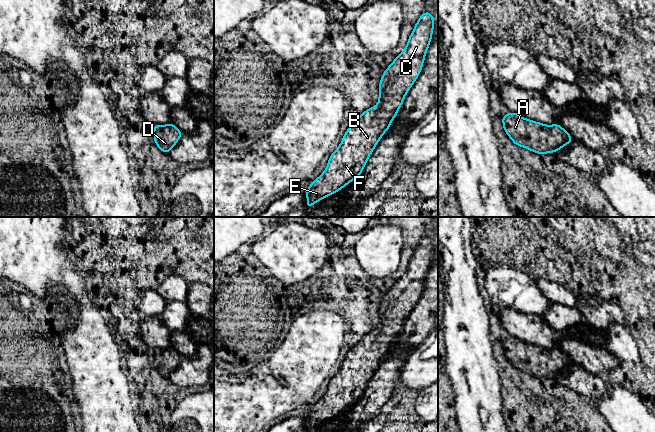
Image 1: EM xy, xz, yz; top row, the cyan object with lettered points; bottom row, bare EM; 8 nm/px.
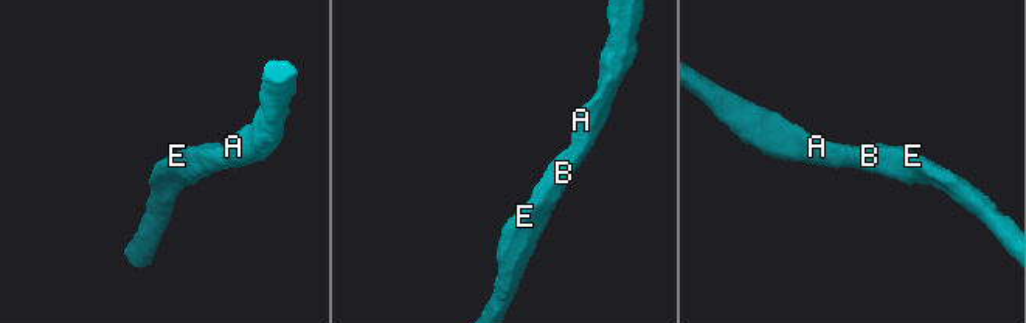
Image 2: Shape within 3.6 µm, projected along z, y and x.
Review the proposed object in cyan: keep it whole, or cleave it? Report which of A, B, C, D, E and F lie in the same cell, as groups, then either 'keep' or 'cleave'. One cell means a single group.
A B C D E F; keep

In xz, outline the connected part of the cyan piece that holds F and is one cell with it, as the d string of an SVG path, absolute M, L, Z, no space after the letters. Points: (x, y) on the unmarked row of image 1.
M424 236L415 248L413 257L409 260L407 270L399 278L392 288L384 295L379 308L379 325L375 331L371 331L357 342L347 353L342 362L342 367L337 374L330 379L327 392L315 403L306 414L306 432L319 424L336 417L349 406L355 404L363 395L366 386L378 368L382 359L388 354L392 344L397 339L404 321L421 296L426 275L432 263L434 244L431 236Z

